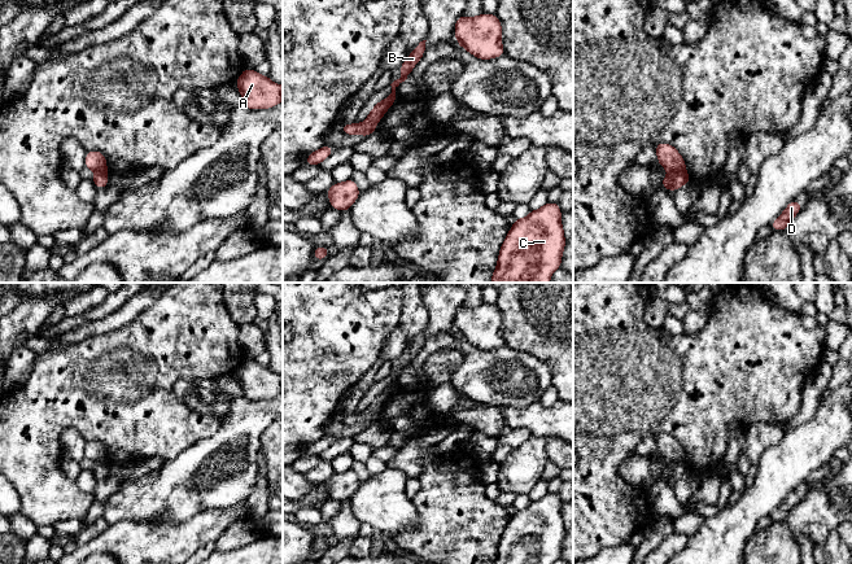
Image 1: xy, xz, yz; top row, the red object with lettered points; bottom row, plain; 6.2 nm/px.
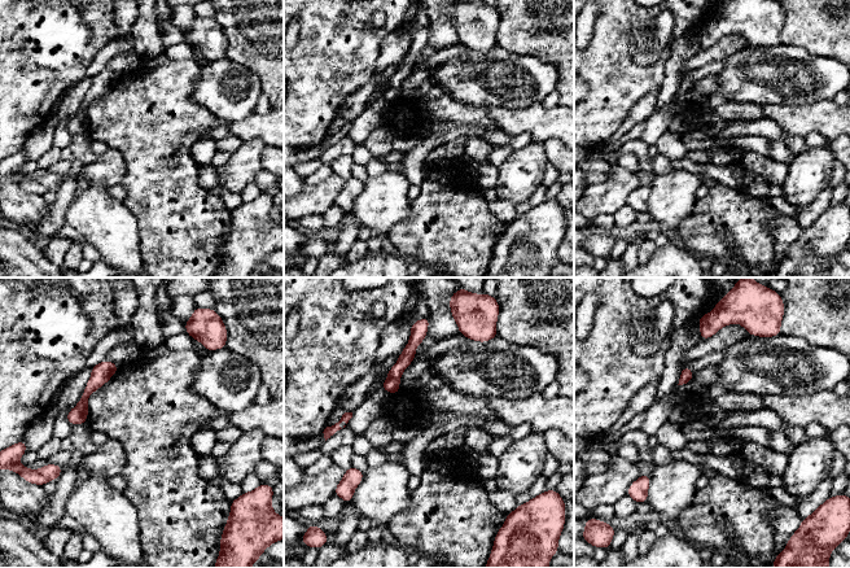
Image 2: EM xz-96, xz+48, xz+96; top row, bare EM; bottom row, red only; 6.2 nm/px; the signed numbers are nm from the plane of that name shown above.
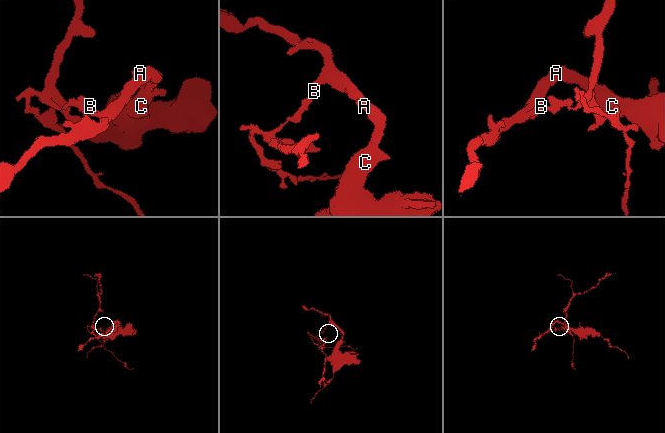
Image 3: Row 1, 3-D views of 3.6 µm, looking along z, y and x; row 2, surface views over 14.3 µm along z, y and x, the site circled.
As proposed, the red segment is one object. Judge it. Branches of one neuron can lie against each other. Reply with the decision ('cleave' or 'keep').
cleave

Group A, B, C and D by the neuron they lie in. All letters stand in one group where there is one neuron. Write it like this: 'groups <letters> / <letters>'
groups A B C / D

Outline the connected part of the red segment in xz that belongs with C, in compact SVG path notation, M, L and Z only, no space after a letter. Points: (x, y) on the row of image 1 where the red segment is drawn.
M556 202L530 210L511 226L490 283L550 283L552 272L562 266L565 244Z

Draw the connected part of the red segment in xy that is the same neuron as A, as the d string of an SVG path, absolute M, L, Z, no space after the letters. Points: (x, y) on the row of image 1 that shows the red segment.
M244 69L235 82L248 109L271 109L283 101L283 86L274 83L268 75L261 75L255 69Z

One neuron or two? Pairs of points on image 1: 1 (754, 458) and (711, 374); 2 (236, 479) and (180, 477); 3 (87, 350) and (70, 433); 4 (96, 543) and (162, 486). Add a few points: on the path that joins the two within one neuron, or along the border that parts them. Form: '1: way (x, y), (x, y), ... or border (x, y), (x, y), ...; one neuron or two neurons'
1: border (773, 423), (752, 423), (743, 428); two neurons
2: way (222, 481), (195, 479); one neuron
3: border (71, 425), (60, 436), (64, 455); two neurons
4: border (154, 520), (117, 520), (108, 524); two neurons

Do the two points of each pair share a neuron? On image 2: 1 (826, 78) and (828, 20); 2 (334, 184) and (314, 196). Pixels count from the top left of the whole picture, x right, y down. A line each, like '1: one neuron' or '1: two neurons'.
1: two neurons
2: one neuron

